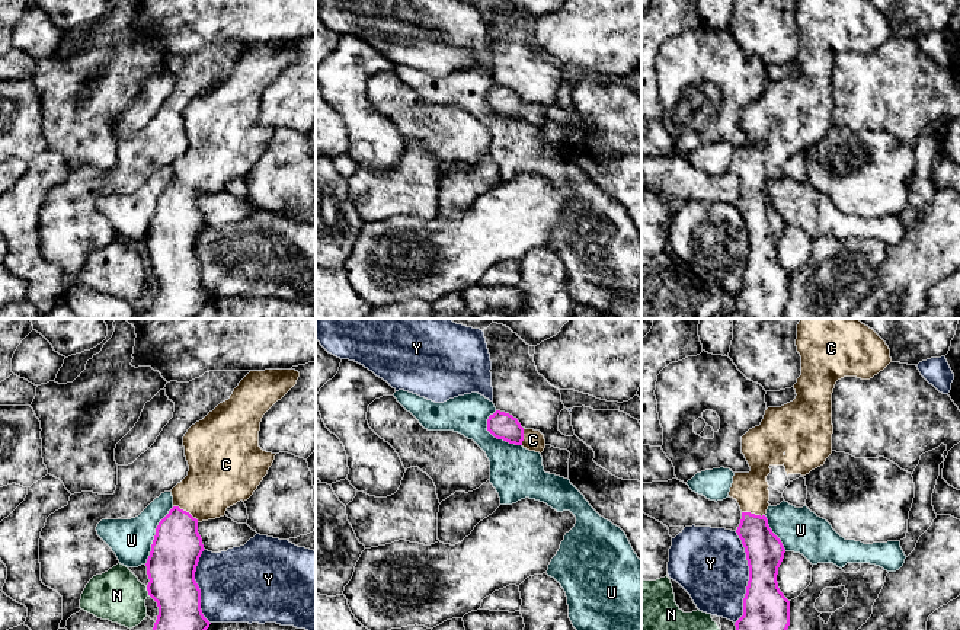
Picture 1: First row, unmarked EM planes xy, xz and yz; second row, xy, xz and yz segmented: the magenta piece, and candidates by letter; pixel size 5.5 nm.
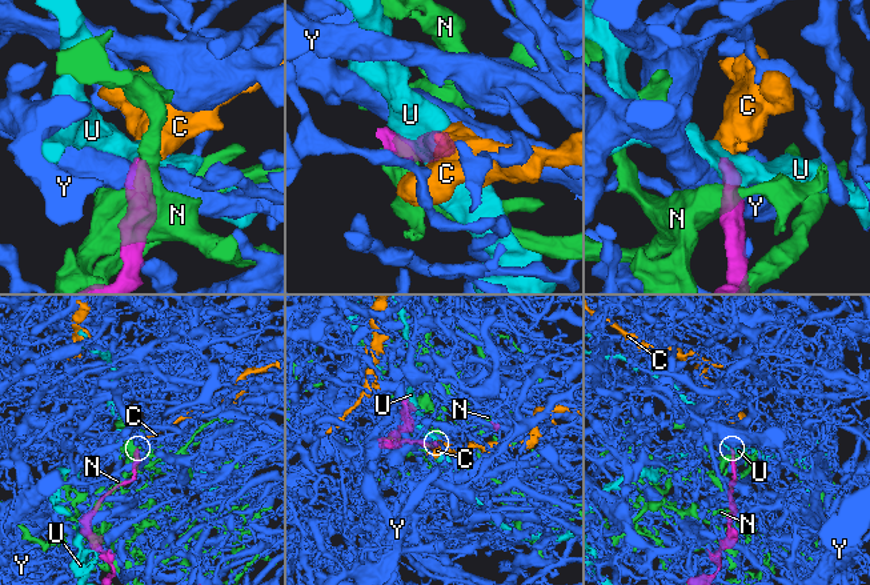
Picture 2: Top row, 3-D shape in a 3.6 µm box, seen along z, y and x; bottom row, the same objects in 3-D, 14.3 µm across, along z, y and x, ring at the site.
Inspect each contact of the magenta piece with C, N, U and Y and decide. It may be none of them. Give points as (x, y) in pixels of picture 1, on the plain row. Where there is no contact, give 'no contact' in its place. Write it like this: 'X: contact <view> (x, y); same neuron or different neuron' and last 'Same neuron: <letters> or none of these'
C: contact xy (185, 185); same neuron
N: contact xy (147, 264); different neuron
U: contact xy (154, 210); different neuron
Y: contact yz (749, 252); different neuron
Same neuron: C

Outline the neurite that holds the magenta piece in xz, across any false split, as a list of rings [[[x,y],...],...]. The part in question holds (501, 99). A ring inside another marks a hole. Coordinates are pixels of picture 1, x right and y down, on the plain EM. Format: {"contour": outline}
{"contour": [[[500,84],[489,90],[487,105],[497,113],[522,119],[529,125],[541,128],[545,122],[545,113],[540,105],[522,102],[516,92]]]}

